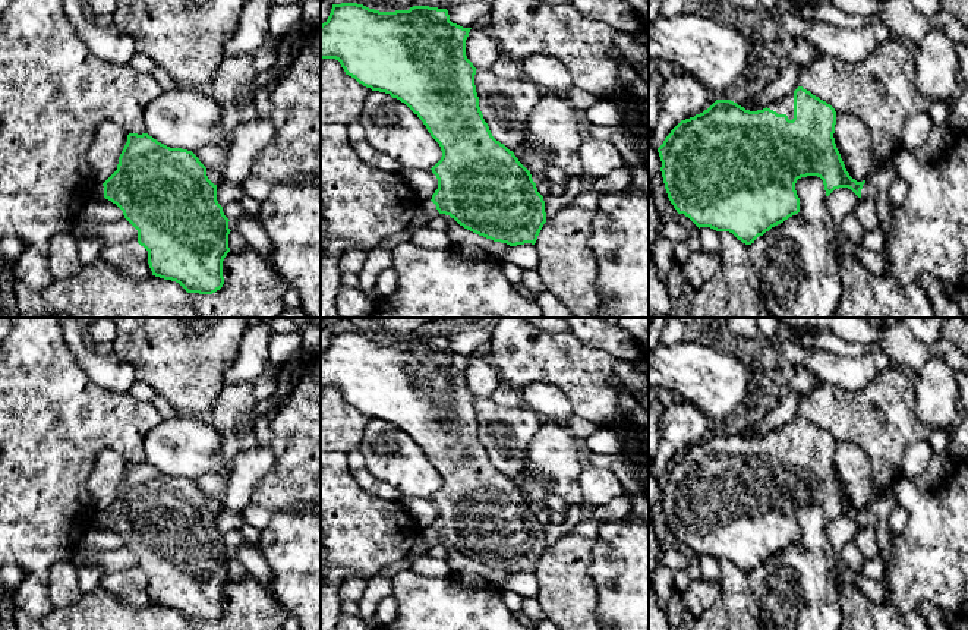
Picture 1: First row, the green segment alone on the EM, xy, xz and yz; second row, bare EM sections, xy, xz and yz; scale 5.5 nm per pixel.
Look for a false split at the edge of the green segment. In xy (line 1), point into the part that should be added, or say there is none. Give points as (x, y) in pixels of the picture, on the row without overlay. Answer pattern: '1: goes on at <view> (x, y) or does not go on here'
1: goes on at xy (98, 519)

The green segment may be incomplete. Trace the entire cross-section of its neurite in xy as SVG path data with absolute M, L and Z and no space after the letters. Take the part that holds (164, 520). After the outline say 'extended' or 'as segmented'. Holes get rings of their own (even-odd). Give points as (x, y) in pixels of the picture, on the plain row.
M129 462L117 498L104 511L97 510L94 522L116 532L138 558L138 571L148 579L152 604L176 609L187 621L212 623L223 615L223 589L230 580L230 548L217 529L217 513L208 507L206 495L192 479L170 476L148 462Z; extended

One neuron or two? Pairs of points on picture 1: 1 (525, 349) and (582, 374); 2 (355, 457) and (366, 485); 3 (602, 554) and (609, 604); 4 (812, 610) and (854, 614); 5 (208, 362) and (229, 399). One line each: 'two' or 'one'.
1: one
2: one
3: one
4: two
5: two

